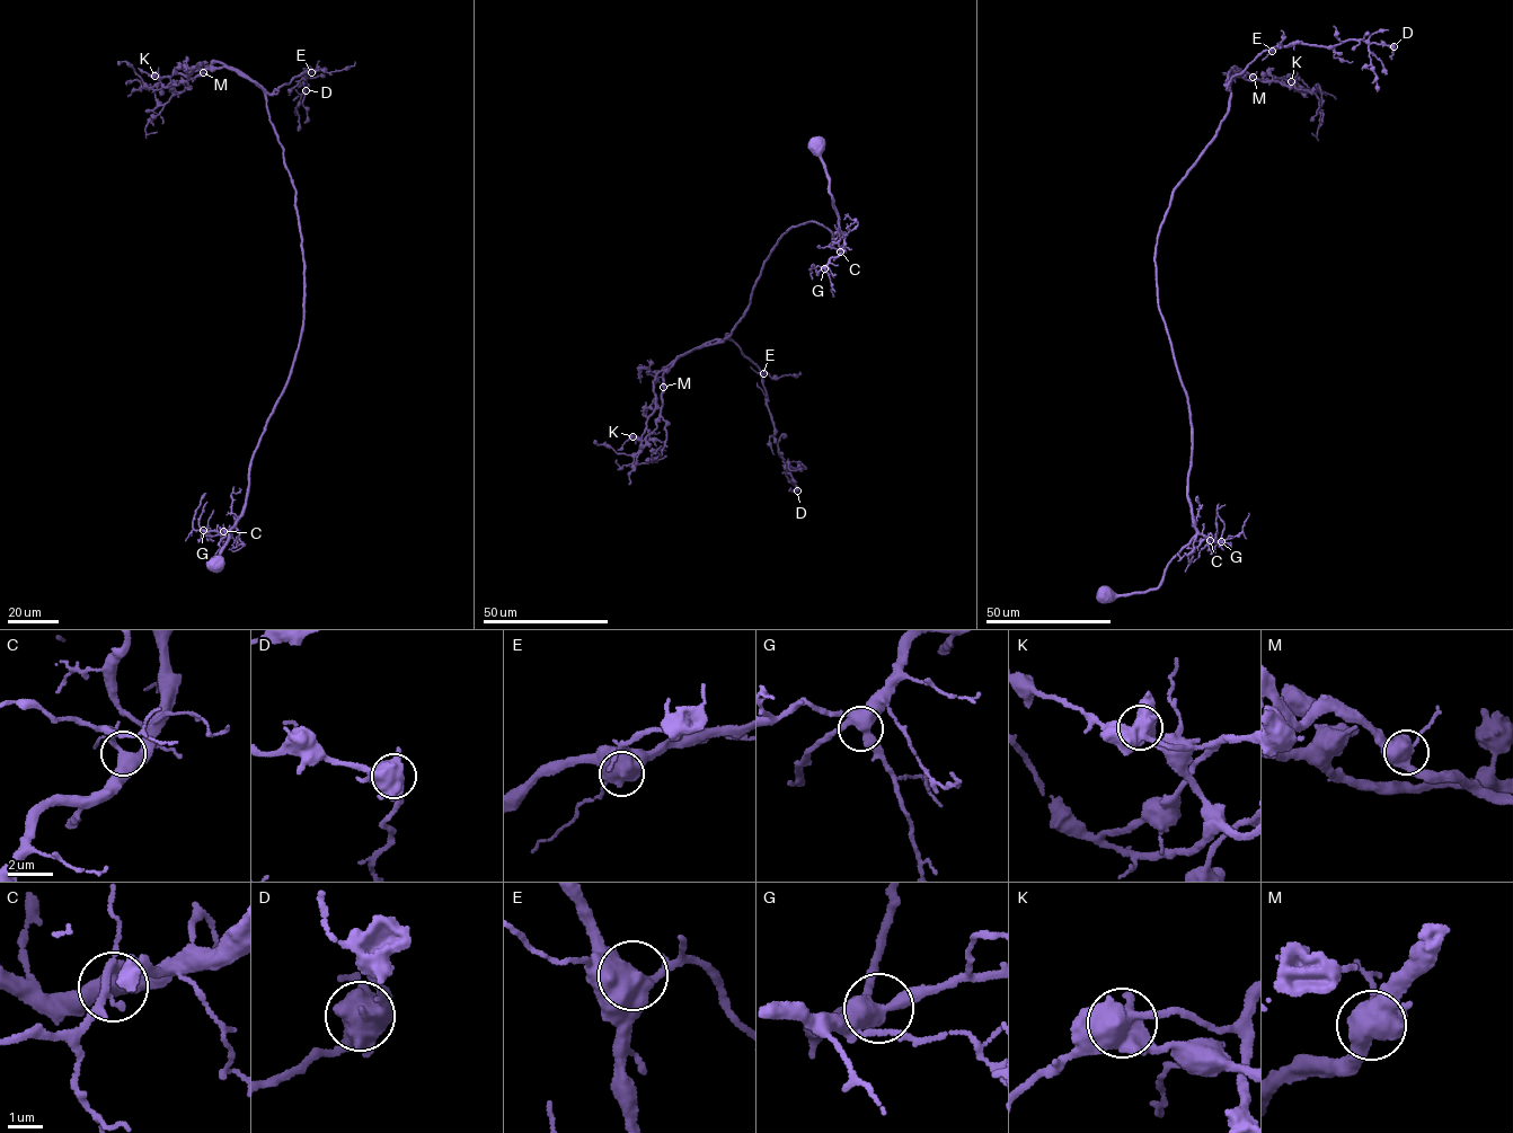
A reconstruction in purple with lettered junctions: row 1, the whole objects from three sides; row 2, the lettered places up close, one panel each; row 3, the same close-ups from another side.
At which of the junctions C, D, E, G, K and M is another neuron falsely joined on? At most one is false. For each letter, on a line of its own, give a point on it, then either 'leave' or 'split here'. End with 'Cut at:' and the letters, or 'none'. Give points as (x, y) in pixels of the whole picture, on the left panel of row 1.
C: place (223, 531); leave
D: place (306, 90); leave
E: place (311, 72); leave
G: place (203, 530); leave
K: place (155, 76); split here
M: place (203, 72); leave
Cut at: K

